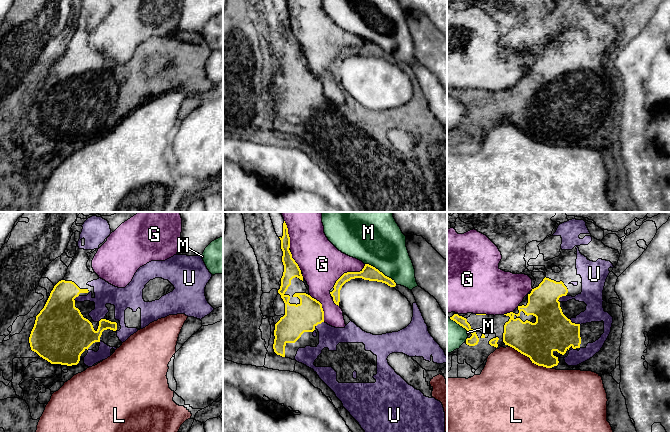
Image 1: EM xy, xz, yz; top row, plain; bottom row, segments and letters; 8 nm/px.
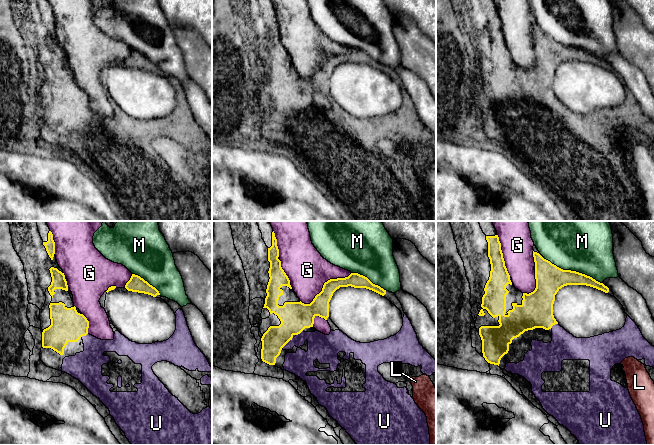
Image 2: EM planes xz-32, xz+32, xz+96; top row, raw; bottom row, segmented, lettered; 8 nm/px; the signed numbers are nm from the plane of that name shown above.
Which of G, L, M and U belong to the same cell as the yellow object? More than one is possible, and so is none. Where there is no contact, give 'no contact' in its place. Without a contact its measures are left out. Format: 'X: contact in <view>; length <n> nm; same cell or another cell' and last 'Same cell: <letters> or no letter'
G: contact in xz; length 320 nm; another cell
L: contact in yz; length 380 nm; another cell
M: contact in xz; length 300 nm; another cell
U: contact in yz; length 100 nm; same cell
Same cell: U

